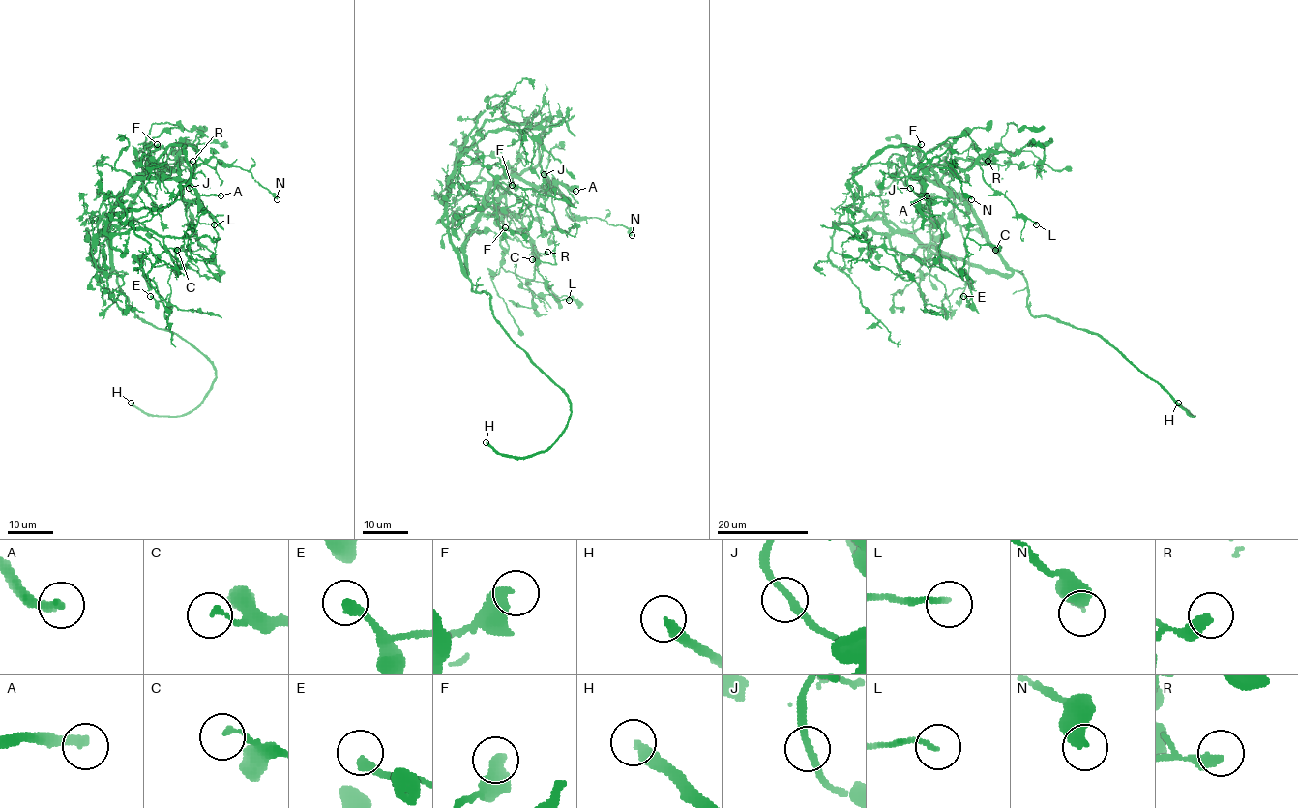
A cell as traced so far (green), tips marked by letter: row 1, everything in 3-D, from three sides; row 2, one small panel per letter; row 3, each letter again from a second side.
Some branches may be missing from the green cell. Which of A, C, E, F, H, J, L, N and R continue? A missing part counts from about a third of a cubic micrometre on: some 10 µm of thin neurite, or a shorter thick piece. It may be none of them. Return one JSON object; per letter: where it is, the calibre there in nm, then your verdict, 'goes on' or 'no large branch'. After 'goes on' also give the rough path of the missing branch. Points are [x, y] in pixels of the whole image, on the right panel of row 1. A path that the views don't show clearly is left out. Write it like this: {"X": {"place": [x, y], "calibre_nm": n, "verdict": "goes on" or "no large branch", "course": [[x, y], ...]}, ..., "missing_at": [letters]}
{"A": {"place": [927, 195], "calibre_nm": 320, "verdict": "goes on"}, "C": {"place": [995, 250], "calibre_nm": 140, "verdict": "no large branch"}, "E": {"place": [963, 296], "calibre_nm": 300, "verdict": "no large branch"}, "F": {"place": [921, 144], "calibre_nm": 400, "verdict": "no large branch"}, "H": {"place": [1178, 403], "calibre_nm": 320, "verdict": "goes on"}, "J": {"place": [910, 188], "calibre_nm": 200, "verdict": "no large branch"}, "L": {"place": [1036, 224], "calibre_nm": 160, "verdict": "no large branch"}, "N": {"place": [971, 199], "calibre_nm": 400, "verdict": "no large branch"}, "R": {"place": [988, 161], "calibre_nm": 400, "verdict": "no large branch"}, "missing_at": ["A", "H"]}

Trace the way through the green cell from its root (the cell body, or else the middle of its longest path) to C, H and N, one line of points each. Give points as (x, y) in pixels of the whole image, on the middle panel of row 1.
C: (448, 225), (464, 275), (492, 184), (551, 188), (536, 213), (555, 264), (532, 259)
H: (448, 225), (472, 290), (489, 294), (496, 321), (570, 403), (568, 427), (539, 453), (507, 457), (486, 442)
N: (448, 225), (464, 275), (465, 236), (489, 188), (519, 176), (554, 184), (575, 215), (632, 235)

